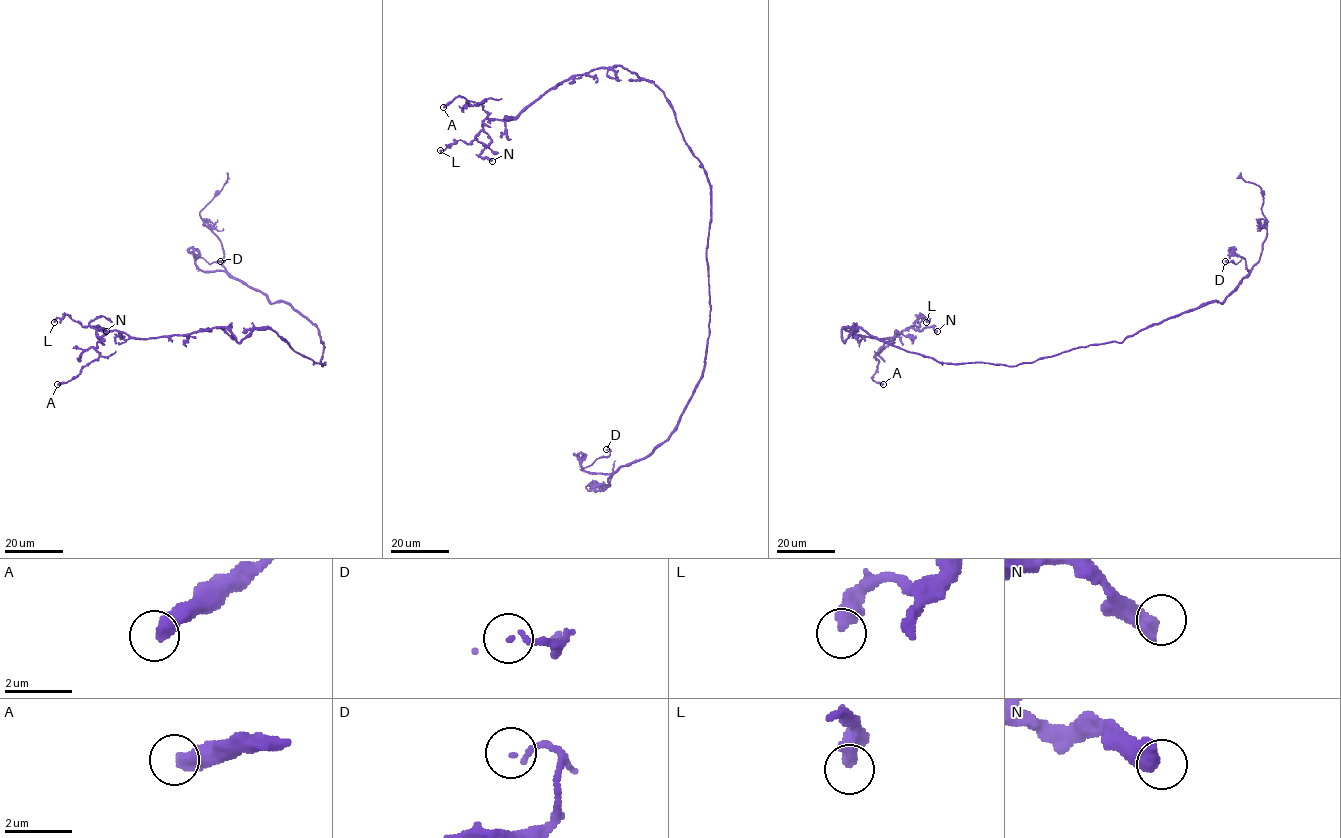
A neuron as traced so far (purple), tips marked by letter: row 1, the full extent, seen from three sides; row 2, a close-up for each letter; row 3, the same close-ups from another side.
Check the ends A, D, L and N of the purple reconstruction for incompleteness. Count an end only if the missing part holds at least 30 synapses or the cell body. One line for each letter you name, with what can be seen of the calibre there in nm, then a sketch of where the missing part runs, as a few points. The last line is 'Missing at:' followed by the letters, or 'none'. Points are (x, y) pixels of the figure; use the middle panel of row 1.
Missing at: none

